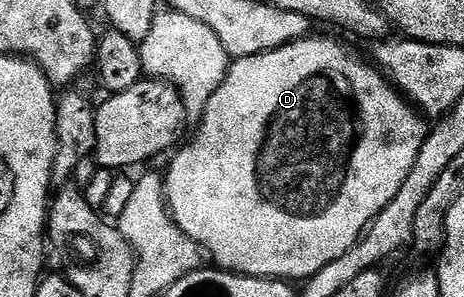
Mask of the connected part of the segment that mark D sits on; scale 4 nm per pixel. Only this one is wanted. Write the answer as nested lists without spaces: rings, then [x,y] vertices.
[[[315,37],[299,39],[293,43],[282,45],[273,51],[258,53],[257,55],[246,57],[245,59],[235,60],[235,62],[229,66],[224,80],[220,82],[220,87],[213,92],[212,96],[208,99],[208,103],[202,108],[202,114],[204,114],[204,116],[200,119],[200,128],[197,129],[196,136],[173,157],[172,164],[168,167],[168,176],[163,176],[162,182],[164,185],[166,206],[172,218],[175,219],[176,224],[196,243],[197,247],[203,249],[205,252],[212,251],[212,259],[216,262],[213,264],[215,264],[217,268],[234,271],[237,275],[258,275],[261,279],[282,279],[285,281],[297,281],[296,279],[300,279],[300,281],[307,281],[312,275],[318,273],[320,269],[327,265],[328,262],[332,262],[335,258],[346,253],[358,240],[360,234],[366,230],[368,224],[372,222],[372,219],[375,218],[398,193],[403,181],[405,181],[407,177],[407,173],[409,173],[413,163],[415,163],[415,157],[417,157],[419,149],[421,145],[423,145],[426,134],[426,126],[424,127],[423,123],[425,120],[413,110],[408,100],[384,78],[383,74],[381,74],[375,66],[369,65],[369,67],[367,67],[362,60],[355,59],[342,44],[335,43],[332,39],[315,39]]]

